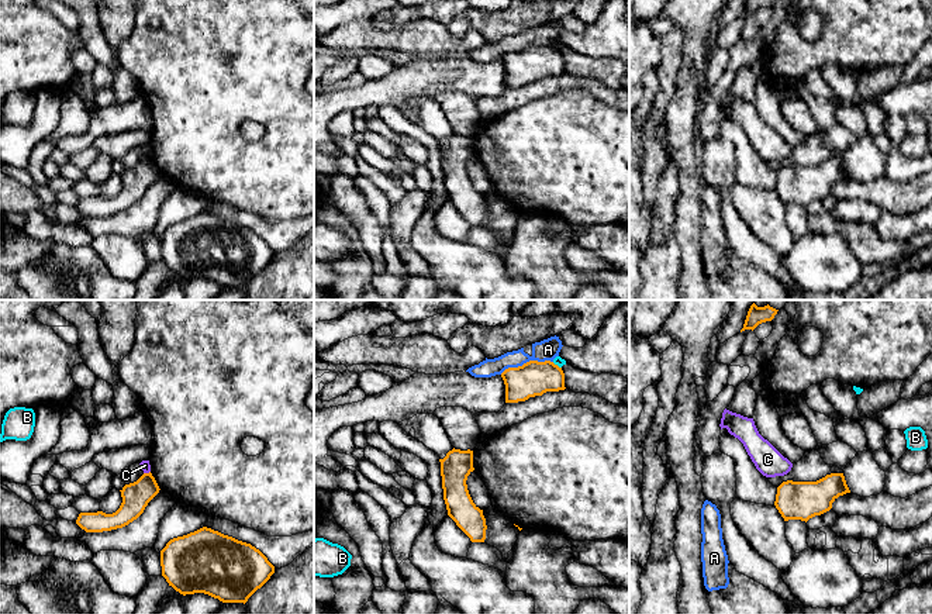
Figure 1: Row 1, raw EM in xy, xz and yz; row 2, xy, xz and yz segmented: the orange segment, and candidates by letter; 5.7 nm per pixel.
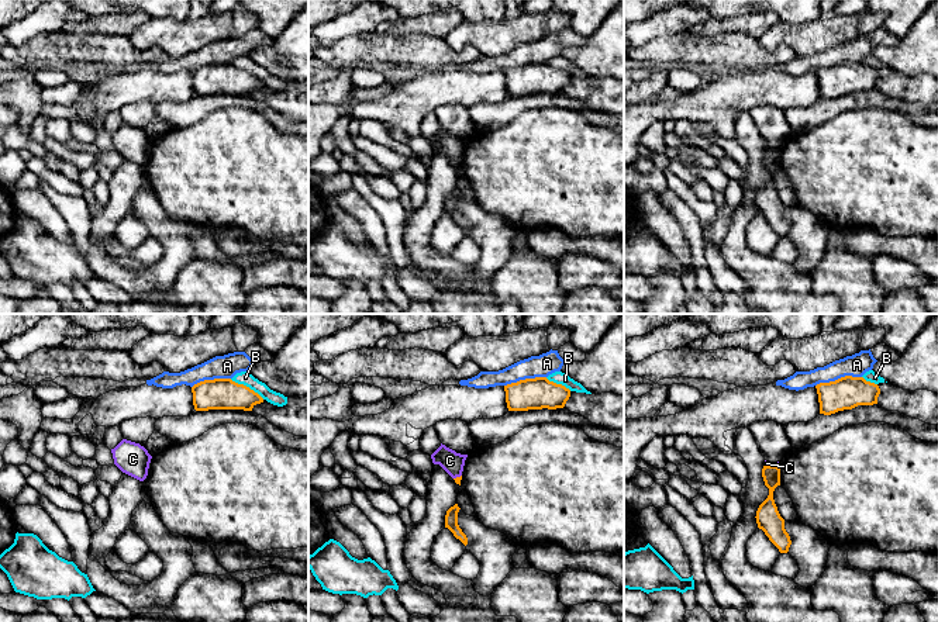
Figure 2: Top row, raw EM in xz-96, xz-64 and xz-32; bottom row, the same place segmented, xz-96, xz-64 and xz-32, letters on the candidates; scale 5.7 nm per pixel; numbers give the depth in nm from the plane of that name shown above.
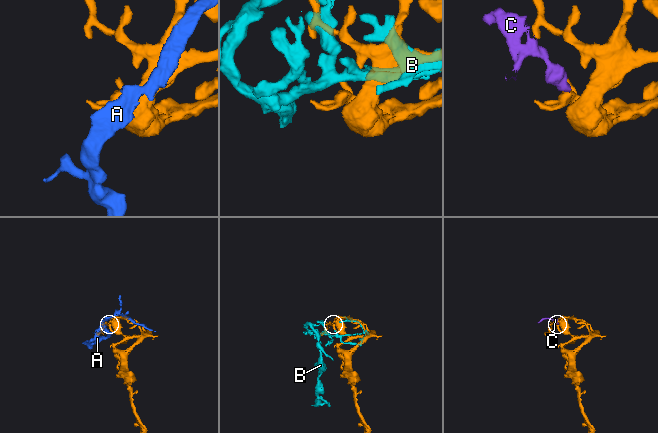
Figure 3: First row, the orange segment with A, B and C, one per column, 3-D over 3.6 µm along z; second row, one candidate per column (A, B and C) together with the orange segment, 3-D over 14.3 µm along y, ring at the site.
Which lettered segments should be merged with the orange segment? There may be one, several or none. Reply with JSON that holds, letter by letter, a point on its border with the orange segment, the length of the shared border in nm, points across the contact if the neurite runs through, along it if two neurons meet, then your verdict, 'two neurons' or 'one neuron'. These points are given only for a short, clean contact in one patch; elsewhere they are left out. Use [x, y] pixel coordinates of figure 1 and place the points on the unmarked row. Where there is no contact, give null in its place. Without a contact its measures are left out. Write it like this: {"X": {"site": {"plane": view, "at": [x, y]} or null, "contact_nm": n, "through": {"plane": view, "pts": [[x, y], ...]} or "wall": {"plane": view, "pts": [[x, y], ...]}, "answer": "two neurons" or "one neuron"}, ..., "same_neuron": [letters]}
{"A": {"site": {"plane": "xz", "at": [527, 47]}, "contact_nm": 320, "answer": "two neurons"}, "B": {"site": {"plane": "xz", "at": [556, 49]}, "contact_nm": 70, "answer": "two neurons"}, "C": {"site": {"plane": "xy", "at": [147, 158]}, "contact_nm": 40, "wall": {"plane": "xy", "pts": [[149, 155], [144, 158]]}, "answer": "two neurons"}, "same_neuron": []}

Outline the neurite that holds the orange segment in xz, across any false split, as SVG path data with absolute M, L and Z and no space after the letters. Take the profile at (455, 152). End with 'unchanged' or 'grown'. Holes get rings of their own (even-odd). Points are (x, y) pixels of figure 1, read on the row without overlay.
M453 132L439 146L448 200L472 227L484 227L486 203L483 194L473 187L466 169L467 161L474 155L473 135Z; unchanged

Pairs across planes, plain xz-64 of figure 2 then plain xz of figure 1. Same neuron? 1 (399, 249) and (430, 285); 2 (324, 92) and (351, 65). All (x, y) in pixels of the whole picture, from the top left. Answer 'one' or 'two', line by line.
1: two
2: one

